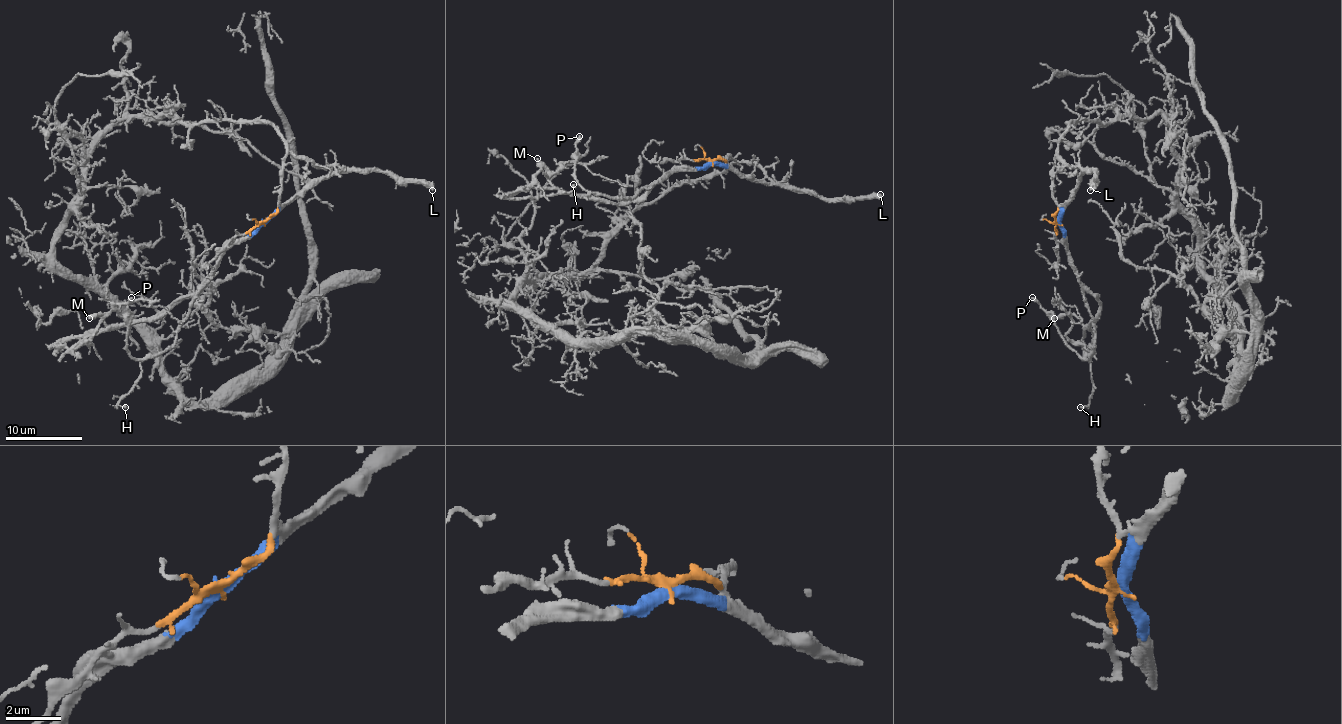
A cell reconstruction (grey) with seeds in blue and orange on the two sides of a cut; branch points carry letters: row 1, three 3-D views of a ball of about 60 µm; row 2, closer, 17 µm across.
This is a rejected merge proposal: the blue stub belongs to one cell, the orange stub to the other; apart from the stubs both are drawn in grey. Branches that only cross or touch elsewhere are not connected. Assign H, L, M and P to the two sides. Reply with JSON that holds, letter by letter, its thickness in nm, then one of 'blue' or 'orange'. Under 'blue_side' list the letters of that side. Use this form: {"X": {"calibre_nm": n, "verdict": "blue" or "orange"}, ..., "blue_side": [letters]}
{"H": {"calibre_nm": 140, "verdict": "blue"}, "L": {"calibre_nm": 440, "verdict": "blue"}, "M": {"calibre_nm": 160, "verdict": "blue"}, "P": {"calibre_nm": 280, "verdict": "blue"}, "blue_side": ["H", "L", "M", "P"]}

